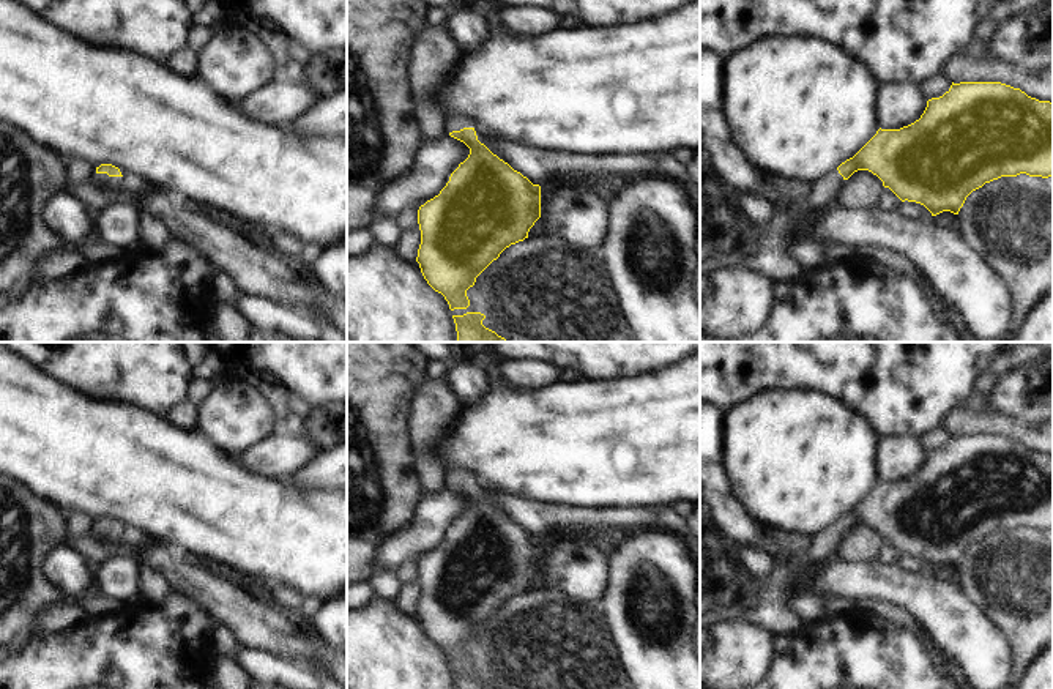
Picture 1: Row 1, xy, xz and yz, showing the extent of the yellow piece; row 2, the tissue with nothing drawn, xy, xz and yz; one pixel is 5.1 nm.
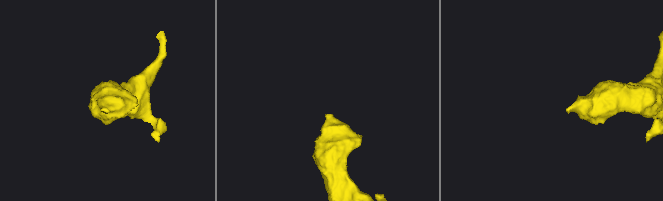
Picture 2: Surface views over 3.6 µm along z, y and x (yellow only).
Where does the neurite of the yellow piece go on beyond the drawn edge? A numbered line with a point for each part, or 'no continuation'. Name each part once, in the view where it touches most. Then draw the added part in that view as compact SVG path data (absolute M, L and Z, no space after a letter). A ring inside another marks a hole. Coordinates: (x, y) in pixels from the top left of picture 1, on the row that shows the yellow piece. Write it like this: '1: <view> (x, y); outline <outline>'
1: xy (109, 182); outline M95 173L95 180L109 189L118 189L123 183L123 177L109 177L107 173Z

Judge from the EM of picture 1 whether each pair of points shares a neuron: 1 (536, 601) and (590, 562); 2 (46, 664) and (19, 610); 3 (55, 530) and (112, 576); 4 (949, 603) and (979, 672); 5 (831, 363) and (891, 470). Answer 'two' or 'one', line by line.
1: two
2: two
3: two
4: one
5: two

